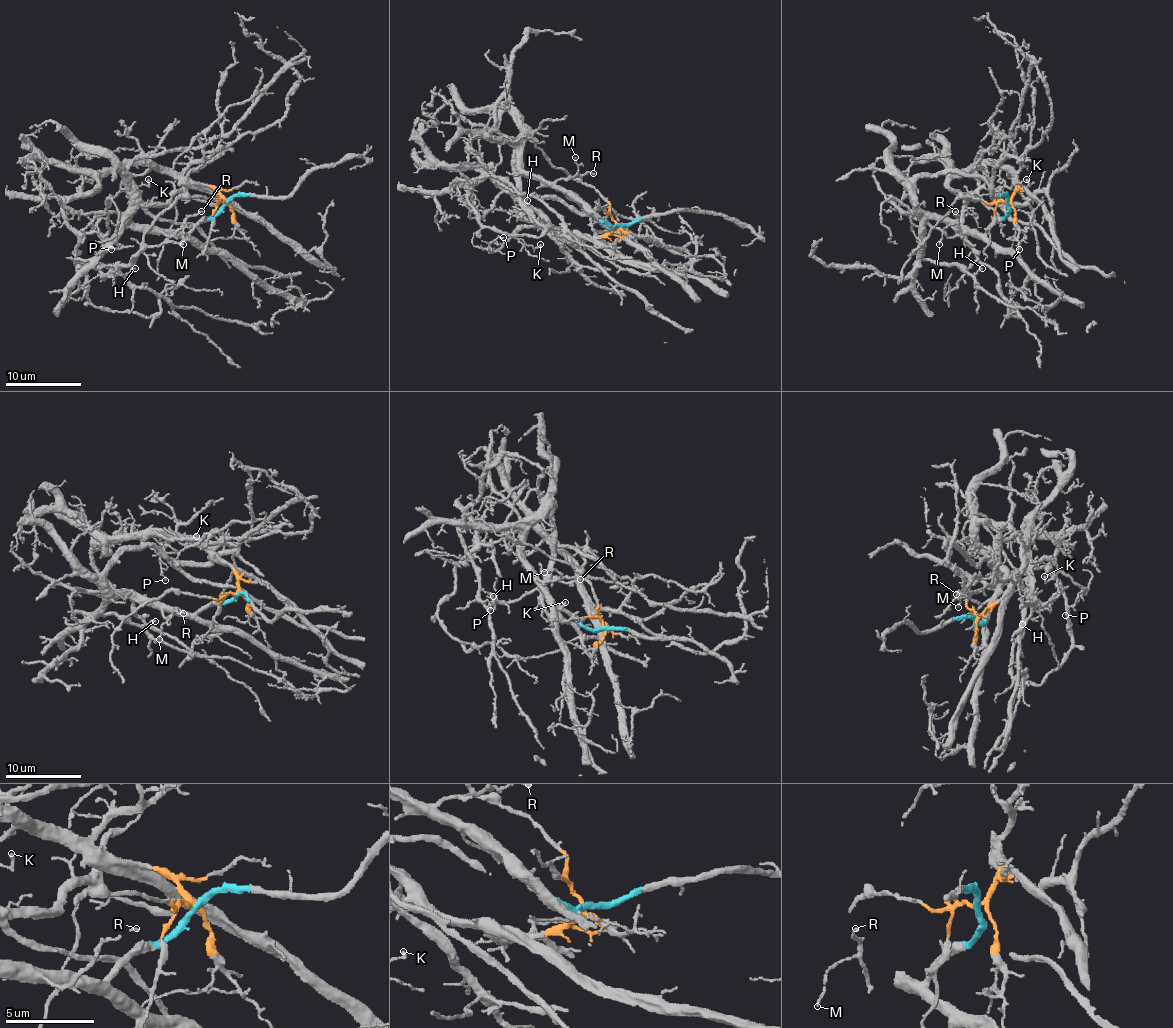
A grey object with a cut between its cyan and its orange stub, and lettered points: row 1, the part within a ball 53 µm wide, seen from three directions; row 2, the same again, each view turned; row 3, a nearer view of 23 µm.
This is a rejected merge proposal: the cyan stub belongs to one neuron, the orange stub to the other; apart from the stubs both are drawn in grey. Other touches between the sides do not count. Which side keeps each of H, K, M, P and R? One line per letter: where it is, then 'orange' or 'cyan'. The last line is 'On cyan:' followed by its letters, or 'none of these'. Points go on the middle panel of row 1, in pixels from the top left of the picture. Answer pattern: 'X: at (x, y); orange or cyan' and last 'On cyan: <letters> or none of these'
H: at (527, 200); cyan
K: at (540, 244); orange
M: at (575, 157); cyan
P: at (503, 237); orange
R: at (593, 173); cyan
On cyan: H, M, R

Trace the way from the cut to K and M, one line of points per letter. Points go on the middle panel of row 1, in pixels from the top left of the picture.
K: (618, 225), (601, 236), (575, 236), (546, 225), (522, 227), (512, 234), (527, 245), (539, 247), (541, 244)
M: (618, 225), (609, 227), (556, 185), (577, 172), (579, 166), (575, 157)

